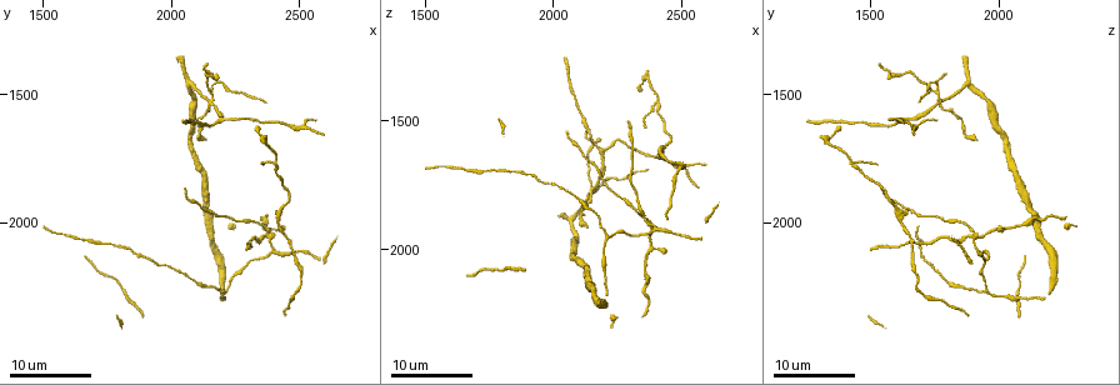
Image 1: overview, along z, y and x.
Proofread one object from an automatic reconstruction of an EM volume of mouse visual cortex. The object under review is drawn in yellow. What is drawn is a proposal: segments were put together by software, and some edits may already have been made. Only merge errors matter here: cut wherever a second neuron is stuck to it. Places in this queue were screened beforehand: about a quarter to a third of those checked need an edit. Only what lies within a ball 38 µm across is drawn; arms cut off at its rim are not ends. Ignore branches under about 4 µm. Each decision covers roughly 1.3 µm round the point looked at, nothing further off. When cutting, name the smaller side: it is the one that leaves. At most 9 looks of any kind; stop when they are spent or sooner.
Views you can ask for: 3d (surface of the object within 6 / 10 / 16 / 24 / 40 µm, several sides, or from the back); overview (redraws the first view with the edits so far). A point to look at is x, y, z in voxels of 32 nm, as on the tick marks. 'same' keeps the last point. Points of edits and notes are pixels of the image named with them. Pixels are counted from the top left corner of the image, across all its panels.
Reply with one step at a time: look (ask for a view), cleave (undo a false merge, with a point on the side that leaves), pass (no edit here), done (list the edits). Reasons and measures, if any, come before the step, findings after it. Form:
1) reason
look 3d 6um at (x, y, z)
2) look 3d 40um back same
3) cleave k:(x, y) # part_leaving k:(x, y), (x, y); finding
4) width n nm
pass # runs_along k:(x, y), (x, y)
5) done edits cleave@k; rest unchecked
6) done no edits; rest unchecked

a fork
look 3d 16um at (2220, 2260, 1940)

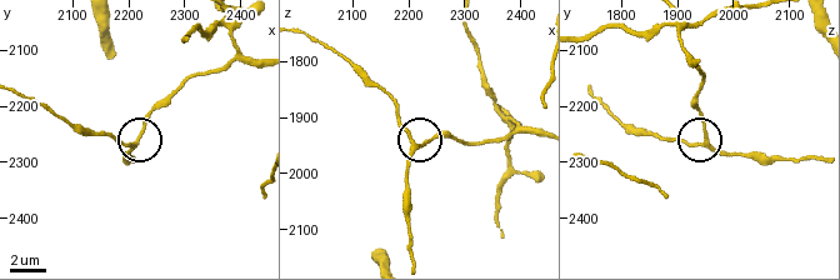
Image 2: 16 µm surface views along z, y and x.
look 3d 10um at (2220, 2260, 1950)

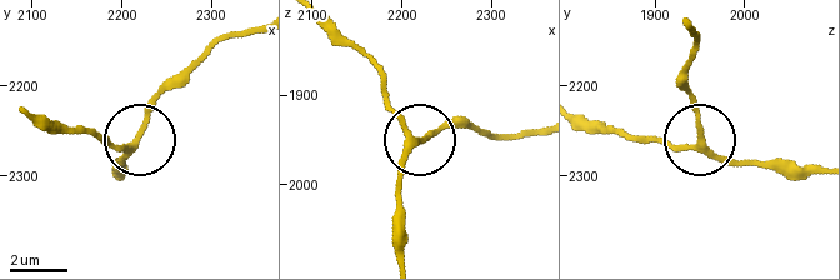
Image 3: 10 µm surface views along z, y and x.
pass # runs_along 3:(814, 166), (728, 159), (700, 143), (638, 138); continuous, no second neuron

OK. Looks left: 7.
small branch off a trunk
look 3d 16um at (2190, 1600, 1610)

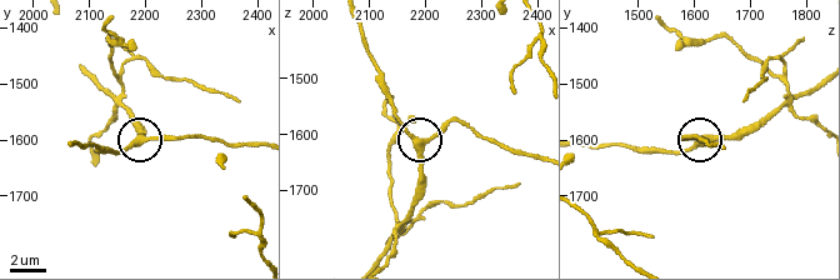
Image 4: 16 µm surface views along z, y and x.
look 3d 6um at (2185, 1610, 1615)

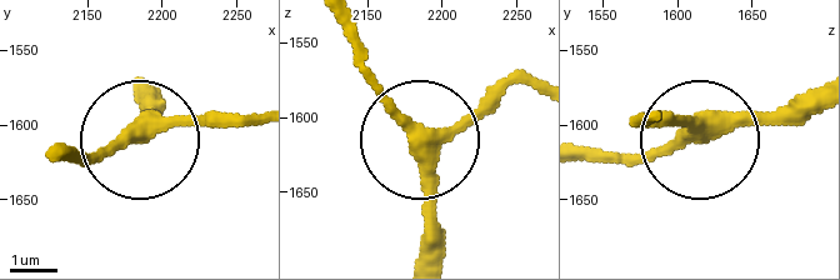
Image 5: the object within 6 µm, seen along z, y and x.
side_arm 13 um
pass # runs_along 5:(420, 258), (424, 150), (356, 59); continuous, no second neuron

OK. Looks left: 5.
look 3d 16um at (2430, 2010, 1630)

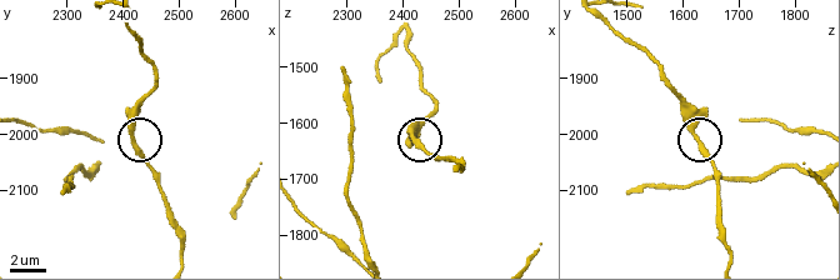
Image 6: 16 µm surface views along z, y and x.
look 3d 6um at (2420, 2010, 1620)

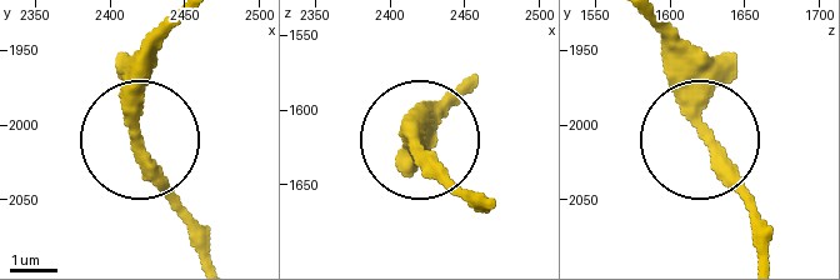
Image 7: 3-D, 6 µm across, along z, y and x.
width 300 nm
pass # continuous, no second neuron

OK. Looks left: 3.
four or more arms meet
look 3d 24um at (2160, 1530, 1760)

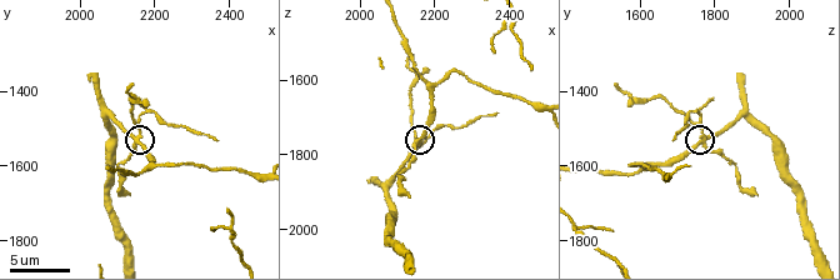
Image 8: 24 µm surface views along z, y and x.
zoom in
look 3d 10um at (2150, 1520, 1770)

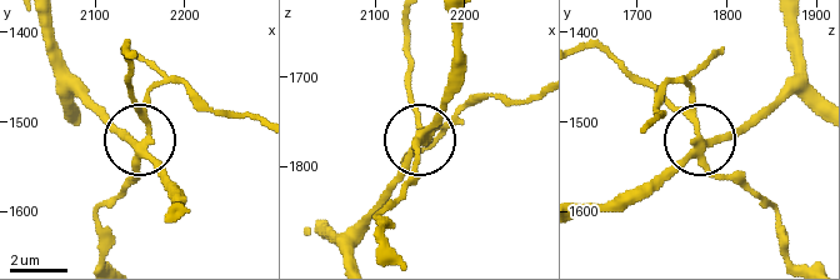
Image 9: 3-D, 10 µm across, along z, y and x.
cleave 9:(140, 111) # part_leaving 9:(145, 146), (148, 99), (166, 84), (224, 113), (253, 113); a second neuron is stuck on

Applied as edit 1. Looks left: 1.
done edits cleave@9; rest unchecked

